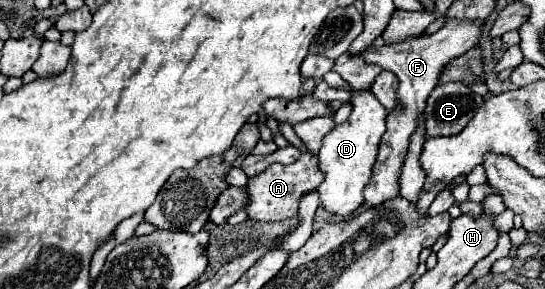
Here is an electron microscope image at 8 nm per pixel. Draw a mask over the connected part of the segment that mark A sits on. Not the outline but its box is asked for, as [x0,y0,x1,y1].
[245,123,323,221]

